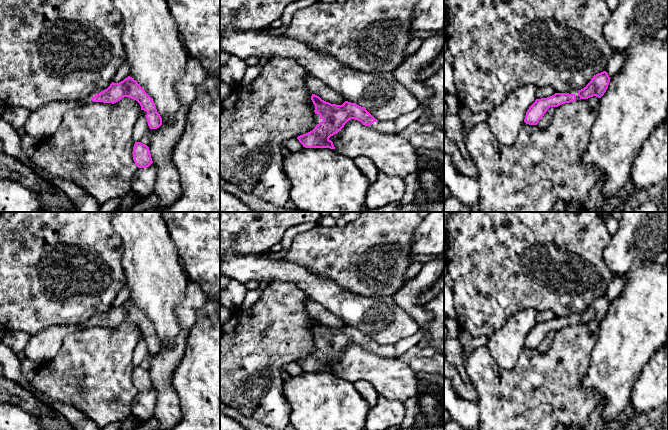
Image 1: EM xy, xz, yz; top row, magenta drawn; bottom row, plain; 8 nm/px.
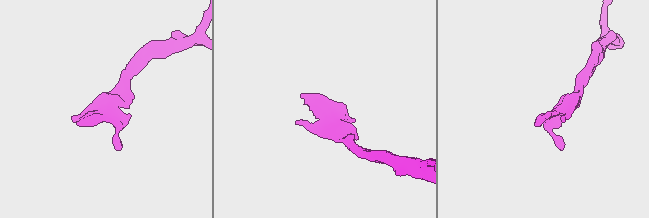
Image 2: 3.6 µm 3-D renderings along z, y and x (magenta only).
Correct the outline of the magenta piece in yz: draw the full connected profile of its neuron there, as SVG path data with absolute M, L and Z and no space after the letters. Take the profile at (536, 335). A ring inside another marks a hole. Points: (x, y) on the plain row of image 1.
M603 295L594 299L591 305L581 314L555 317L547 322L536 323L527 334L524 346L529 349L537 349L550 331L558 331L564 327L588 323L593 320L601 322L608 312L610 303L608 297Z

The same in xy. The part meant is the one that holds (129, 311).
M128 300L119 307L112 306L103 315L93 316L84 325L55 325L31 335L23 353L26 358L43 364L57 355L64 338L68 334L76 332L82 327L103 326L114 328L124 321L136 324L140 328L141 334L147 336L145 341L150 353L157 353L162 349L162 342L157 336L152 322L136 304Z

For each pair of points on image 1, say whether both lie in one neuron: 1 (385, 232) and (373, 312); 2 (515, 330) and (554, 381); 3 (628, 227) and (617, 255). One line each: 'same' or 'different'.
1: different
2: different
3: same

